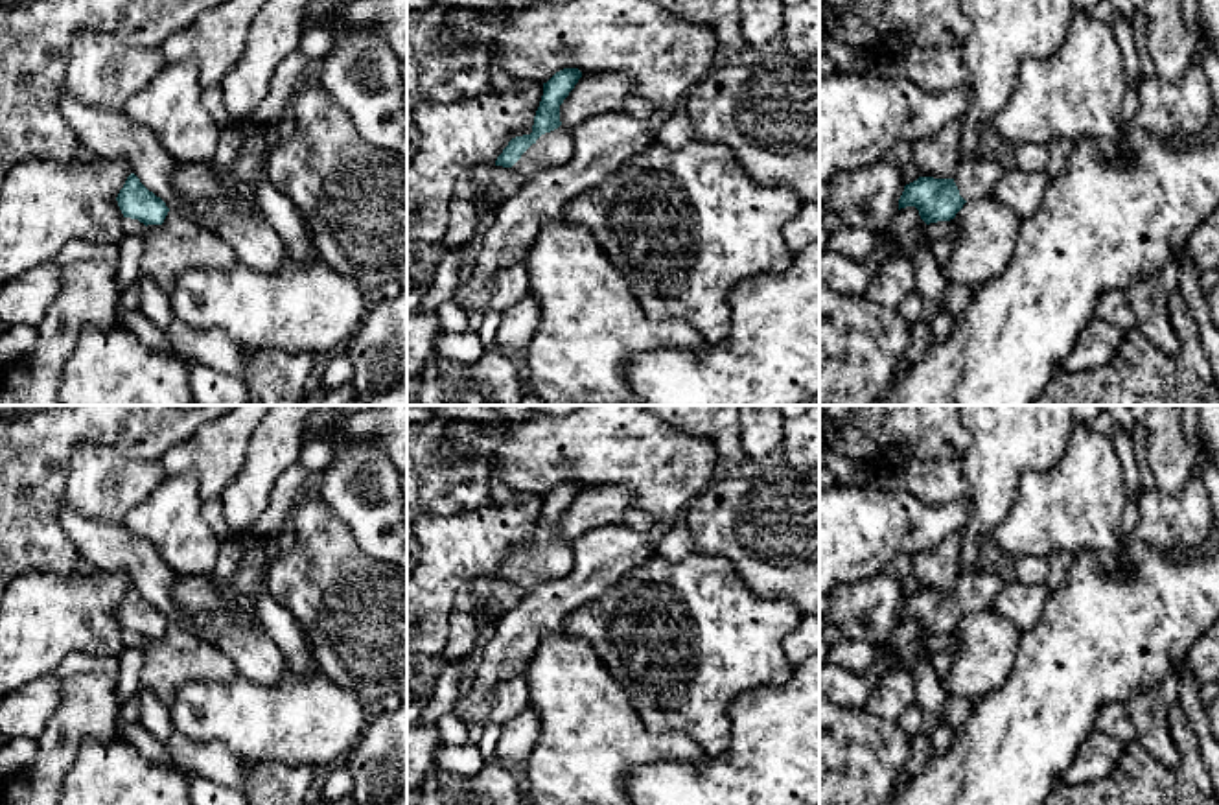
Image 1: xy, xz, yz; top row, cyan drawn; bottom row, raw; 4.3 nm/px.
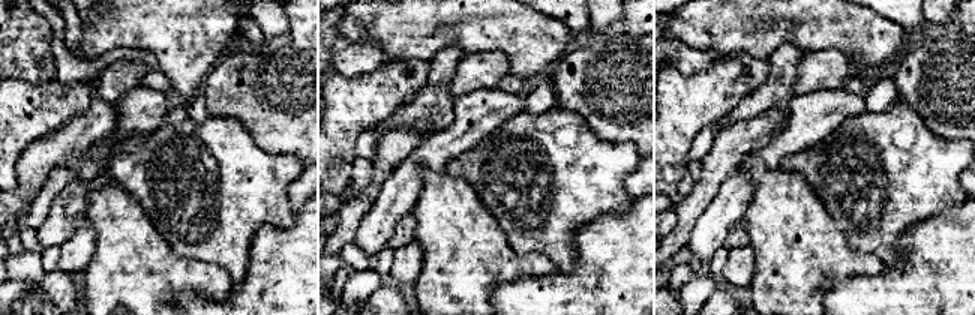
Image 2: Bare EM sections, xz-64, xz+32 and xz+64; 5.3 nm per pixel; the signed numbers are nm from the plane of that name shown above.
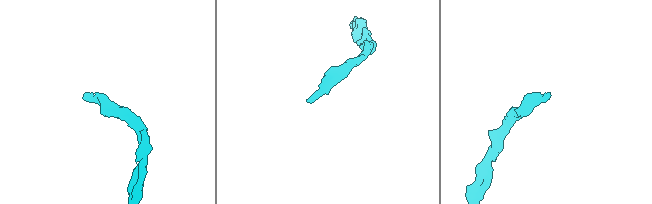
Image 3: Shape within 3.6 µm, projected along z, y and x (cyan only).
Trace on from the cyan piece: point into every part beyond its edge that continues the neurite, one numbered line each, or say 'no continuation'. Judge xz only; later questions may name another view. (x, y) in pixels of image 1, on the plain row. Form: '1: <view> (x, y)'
1: xz (555, 560)

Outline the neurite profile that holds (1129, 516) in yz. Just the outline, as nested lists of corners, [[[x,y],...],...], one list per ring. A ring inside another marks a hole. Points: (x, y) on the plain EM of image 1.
[[[1127,499],[1121,512],[1121,519],[1114,531],[1120,542],[1132,538],[1138,519],[1140,519],[1140,512],[1138,512],[1136,501]]]

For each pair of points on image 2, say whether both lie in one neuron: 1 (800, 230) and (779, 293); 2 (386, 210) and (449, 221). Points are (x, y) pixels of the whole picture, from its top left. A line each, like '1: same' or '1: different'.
1: same
2: different

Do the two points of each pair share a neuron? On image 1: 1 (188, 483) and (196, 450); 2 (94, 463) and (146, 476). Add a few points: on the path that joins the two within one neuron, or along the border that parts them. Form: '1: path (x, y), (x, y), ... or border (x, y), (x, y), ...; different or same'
1: border (166, 474), (192, 472), (203, 500); different
2: path (107, 466), (113, 466), (122, 476), (133, 476); same

